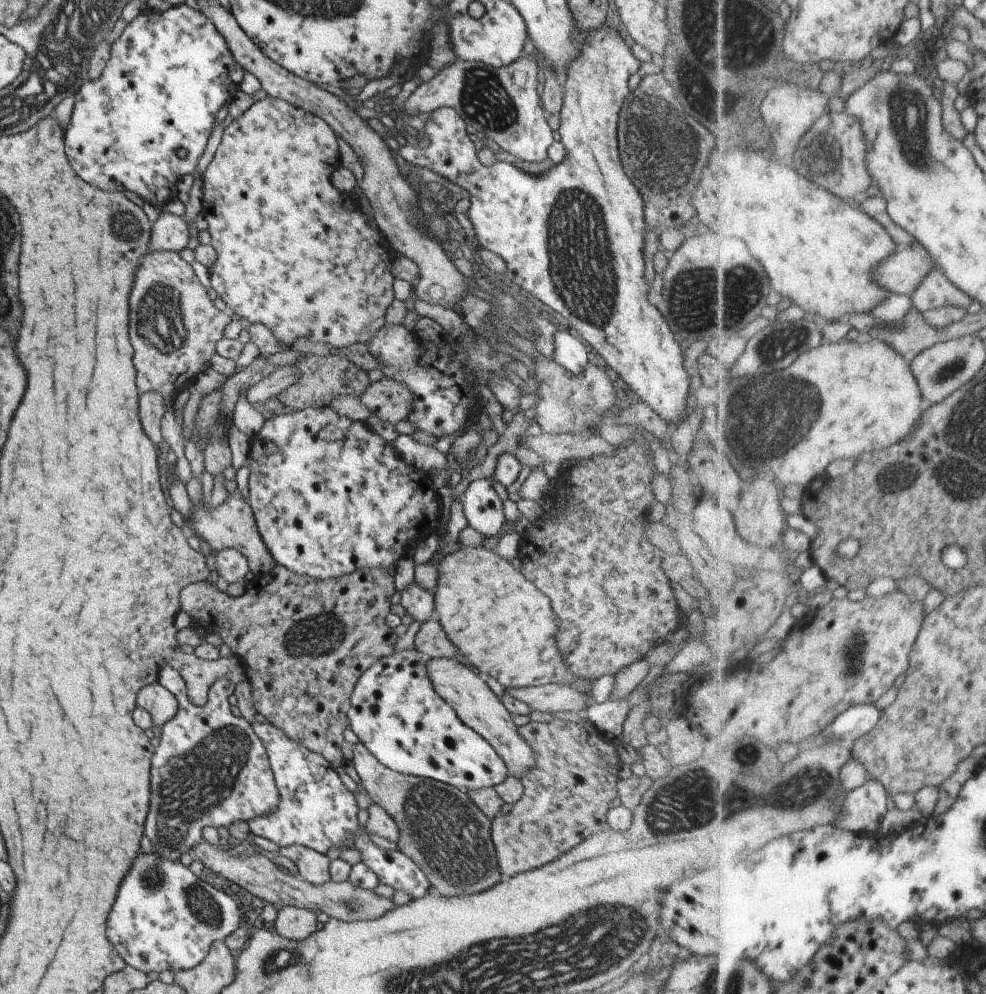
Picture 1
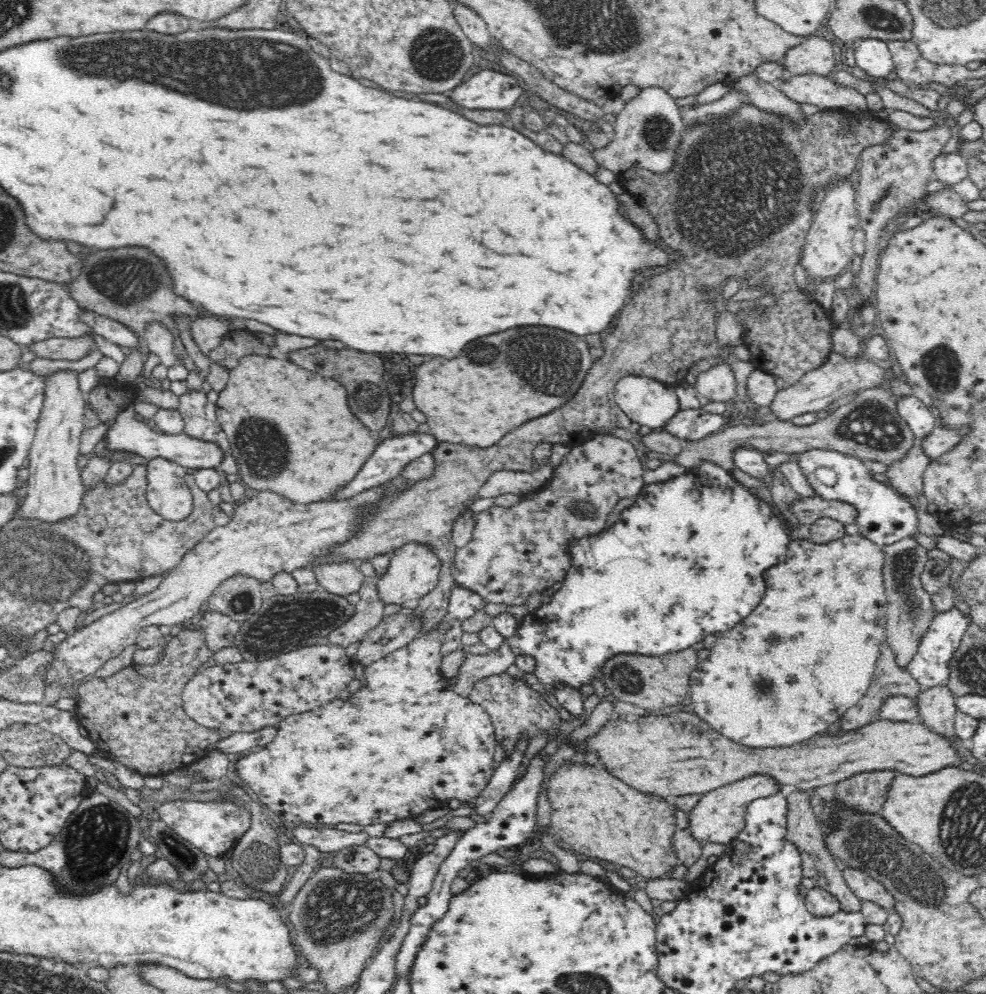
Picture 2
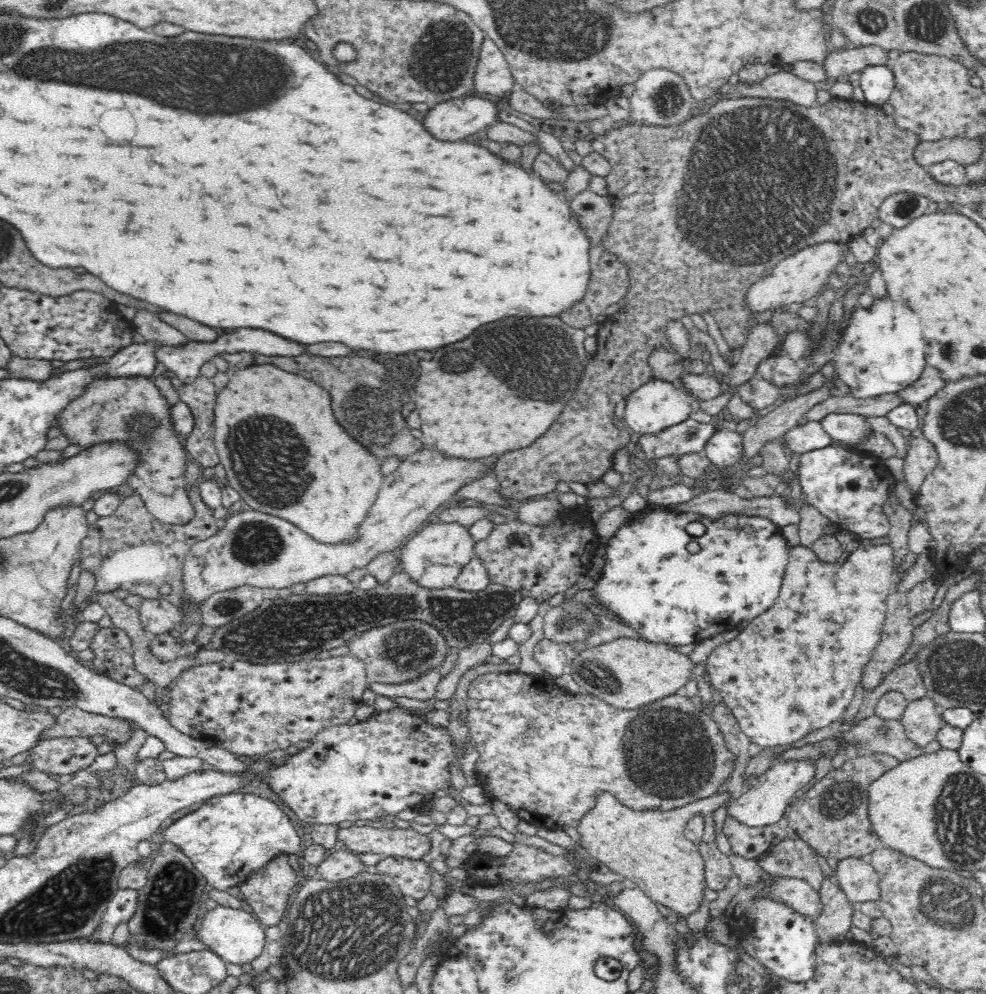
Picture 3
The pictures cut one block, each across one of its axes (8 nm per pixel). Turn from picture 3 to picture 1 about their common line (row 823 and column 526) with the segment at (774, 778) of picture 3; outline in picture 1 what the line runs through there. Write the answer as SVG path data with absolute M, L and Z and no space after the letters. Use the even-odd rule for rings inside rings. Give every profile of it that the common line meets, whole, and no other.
M427 658L425 670L431 680L433 690L439 698L446 702L451 710L455 711L459 720L474 730L500 756L507 768L507 776L520 778L535 766L535 758L527 742L517 734L517 727L513 724L509 712L500 704L495 694L479 679L467 666L451 658Z

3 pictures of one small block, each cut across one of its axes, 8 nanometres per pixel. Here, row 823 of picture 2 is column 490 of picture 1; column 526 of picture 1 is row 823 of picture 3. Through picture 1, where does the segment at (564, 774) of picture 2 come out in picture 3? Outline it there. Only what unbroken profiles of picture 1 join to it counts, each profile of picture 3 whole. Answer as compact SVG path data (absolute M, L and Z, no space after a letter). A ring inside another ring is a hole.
M602 792L594 810L590 810L590 814L578 823L577 830L581 836L579 850L634 881L648 898L687 920L702 904L707 904L704 900L707 880L699 845L686 838L686 822L696 814L712 814L729 799L727 792L714 793L709 797L674 810L636 811L620 804L612 794Z

